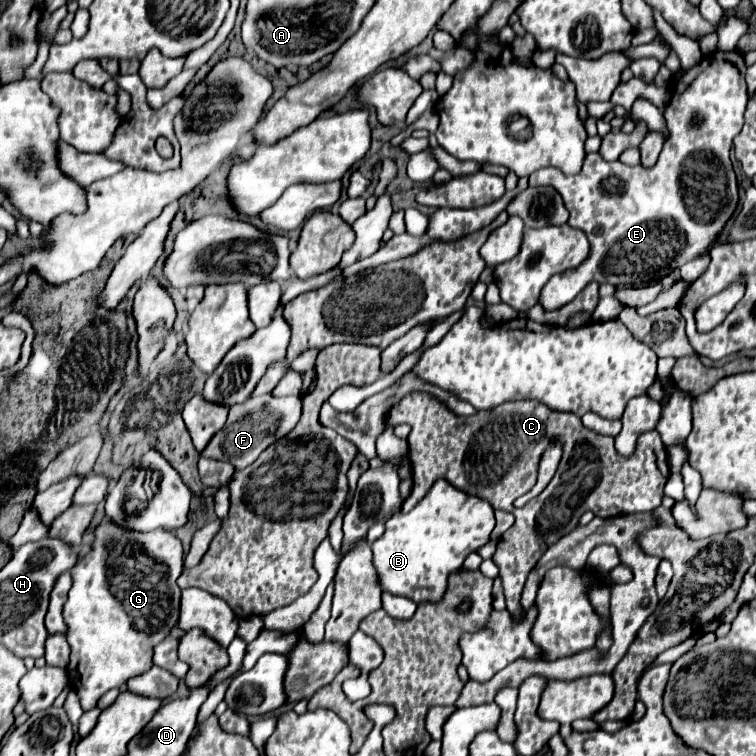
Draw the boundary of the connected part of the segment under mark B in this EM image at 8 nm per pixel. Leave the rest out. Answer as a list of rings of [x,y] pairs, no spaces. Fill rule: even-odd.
[[[438,480],[414,510],[392,516],[386,532],[372,544],[372,564],[382,592],[406,596],[416,604],[440,602],[448,588],[448,576],[462,568],[468,554],[488,542],[492,530],[494,510],[486,500]]]

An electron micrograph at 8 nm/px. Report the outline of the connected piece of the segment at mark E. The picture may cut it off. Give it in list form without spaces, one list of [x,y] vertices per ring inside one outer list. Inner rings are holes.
[[[716,50],[712,54],[706,54],[692,68],[682,70],[670,82],[672,98],[663,112],[670,136],[660,152],[656,166],[652,168],[626,166],[620,160],[604,162],[598,152],[592,152],[586,156],[582,170],[574,176],[566,176],[556,168],[542,168],[528,178],[530,186],[552,186],[562,196],[564,206],[570,212],[568,224],[582,230],[592,244],[592,256],[588,256],[588,260],[580,268],[576,268],[576,272],[556,274],[546,282],[538,298],[538,304],[544,310],[558,310],[568,304],[572,300],[572,286],[574,294],[578,294],[592,280],[600,284],[608,282],[614,286],[640,286],[648,282],[660,282],[662,278],[680,270],[686,262],[710,252],[712,244],[716,244],[722,236],[726,222],[736,212],[740,200],[736,174],[730,162],[730,148],[734,136],[742,129],[744,110],[748,102],[744,72],[746,64],[742,54],[738,54],[736,50]],[[694,114],[702,116],[702,122],[698,126],[690,124]]]

